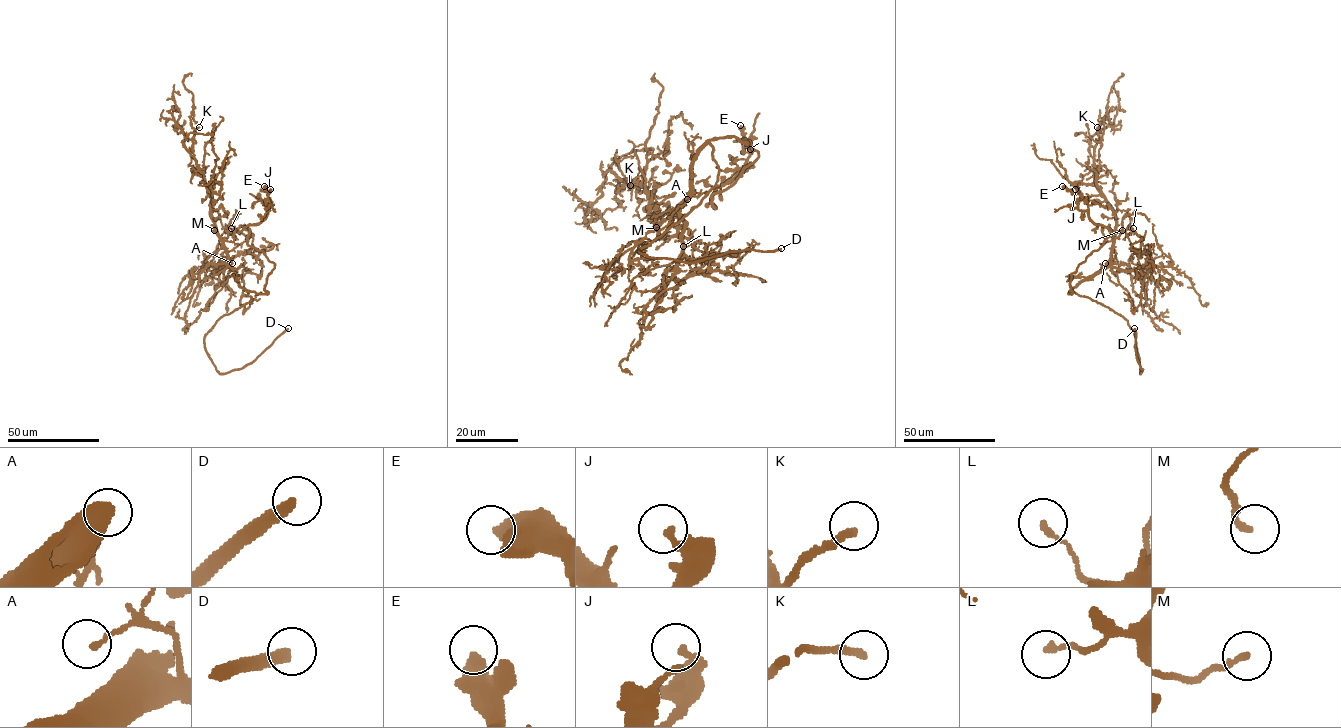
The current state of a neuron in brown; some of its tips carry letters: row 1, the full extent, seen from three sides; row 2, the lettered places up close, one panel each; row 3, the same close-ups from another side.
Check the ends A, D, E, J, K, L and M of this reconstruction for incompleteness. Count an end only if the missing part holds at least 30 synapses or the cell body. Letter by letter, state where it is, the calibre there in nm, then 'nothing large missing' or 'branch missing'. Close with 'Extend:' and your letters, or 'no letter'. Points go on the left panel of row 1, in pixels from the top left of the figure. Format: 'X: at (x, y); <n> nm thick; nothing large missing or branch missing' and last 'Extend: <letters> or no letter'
A: at (232, 263); 140 nm thick; nothing large missing
D: at (288, 328); 360 nm thick; branch missing
E: at (264, 186); 500 nm thick; nothing large missing
J: at (270, 189); 240 nm thick; nothing large missing
K: at (199, 127); 240 nm thick; branch missing
L: at (231, 228); 160 nm thick; nothing large missing
M: at (214, 230); 190 nm thick; branch missing
Extend: D, K, M

